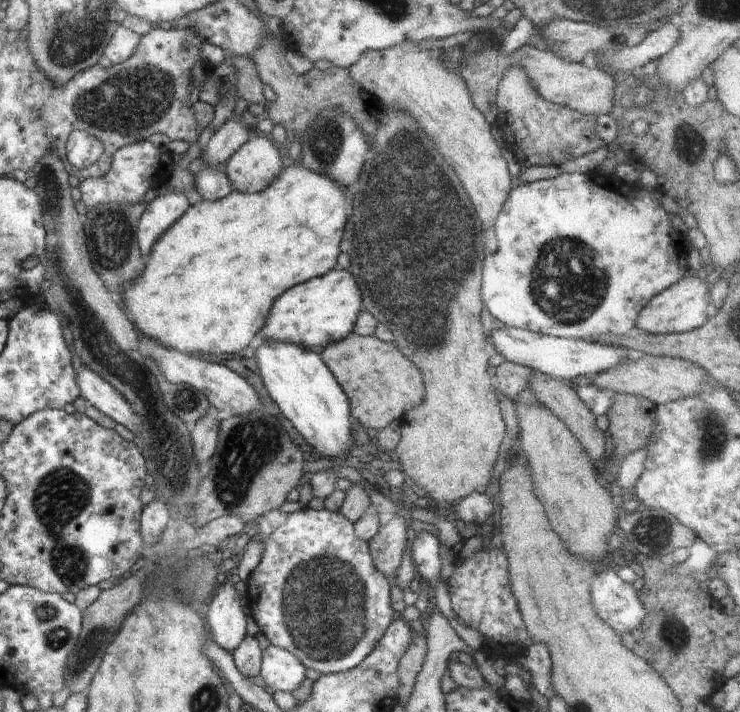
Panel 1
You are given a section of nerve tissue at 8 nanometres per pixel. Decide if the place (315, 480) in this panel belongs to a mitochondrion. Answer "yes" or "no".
no

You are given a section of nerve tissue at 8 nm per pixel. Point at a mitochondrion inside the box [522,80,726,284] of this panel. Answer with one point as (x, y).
(691, 146)

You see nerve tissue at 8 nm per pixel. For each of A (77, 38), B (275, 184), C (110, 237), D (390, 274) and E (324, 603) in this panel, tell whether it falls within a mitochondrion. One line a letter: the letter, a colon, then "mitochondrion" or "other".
A: mitochondrion
B: other
C: mitochondrion
D: mitochondrion
E: mitochondrion

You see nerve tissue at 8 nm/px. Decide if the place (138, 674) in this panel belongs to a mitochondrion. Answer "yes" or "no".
no

